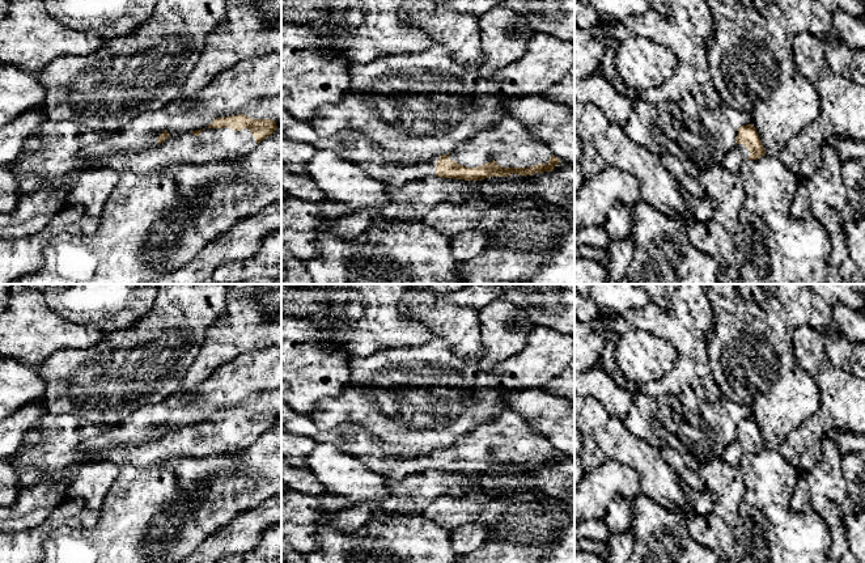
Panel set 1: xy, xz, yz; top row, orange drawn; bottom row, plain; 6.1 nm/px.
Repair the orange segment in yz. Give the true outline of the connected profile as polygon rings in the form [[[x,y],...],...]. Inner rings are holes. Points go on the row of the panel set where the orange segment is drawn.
[[[751,123],[738,128],[735,140],[737,145],[725,153],[721,164],[728,172],[738,173],[745,160],[758,160],[766,154],[762,140]]]

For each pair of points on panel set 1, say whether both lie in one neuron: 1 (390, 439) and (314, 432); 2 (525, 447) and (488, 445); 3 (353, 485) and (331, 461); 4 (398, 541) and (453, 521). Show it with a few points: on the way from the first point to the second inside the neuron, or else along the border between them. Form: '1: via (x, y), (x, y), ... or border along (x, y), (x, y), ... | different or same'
1: border along (350, 420), (361, 424), (385, 447) | different
2: via (516, 445), (497, 445) | same
3: via (348, 479), (335, 466) | same
4: border along (432, 521), (450, 532) | different

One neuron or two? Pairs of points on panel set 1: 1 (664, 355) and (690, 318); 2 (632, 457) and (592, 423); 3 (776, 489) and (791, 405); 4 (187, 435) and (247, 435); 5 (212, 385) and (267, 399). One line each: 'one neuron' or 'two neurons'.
1: two neurons
2: one neuron
3: two neurons
4: one neuron
5: one neuron

